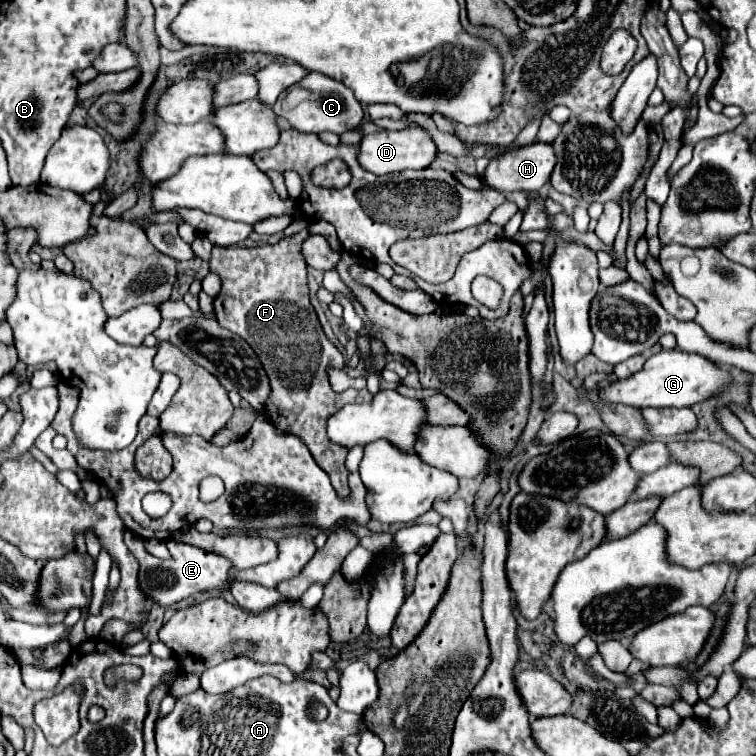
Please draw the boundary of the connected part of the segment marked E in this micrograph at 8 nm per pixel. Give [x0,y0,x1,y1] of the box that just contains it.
[124,531,230,607]

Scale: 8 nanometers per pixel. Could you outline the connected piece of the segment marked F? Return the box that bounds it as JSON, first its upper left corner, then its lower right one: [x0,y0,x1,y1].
[210,227,350,499]

